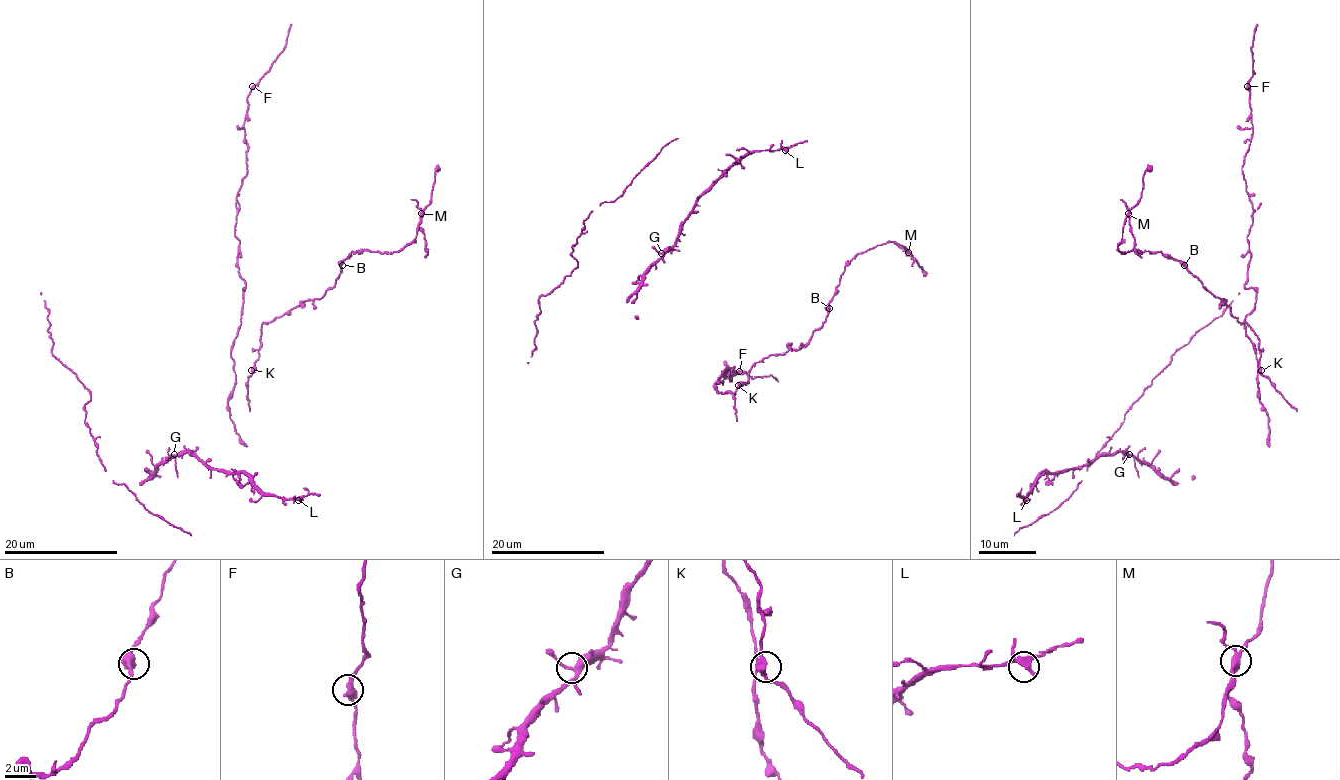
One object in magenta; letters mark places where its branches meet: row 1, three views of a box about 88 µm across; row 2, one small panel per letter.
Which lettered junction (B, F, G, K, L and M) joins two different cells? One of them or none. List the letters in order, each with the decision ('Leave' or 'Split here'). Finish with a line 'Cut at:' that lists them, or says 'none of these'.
B: Leave
F: Leave
G: Leave
K: Leave
L: Leave
M: Split here
Cut at: M

